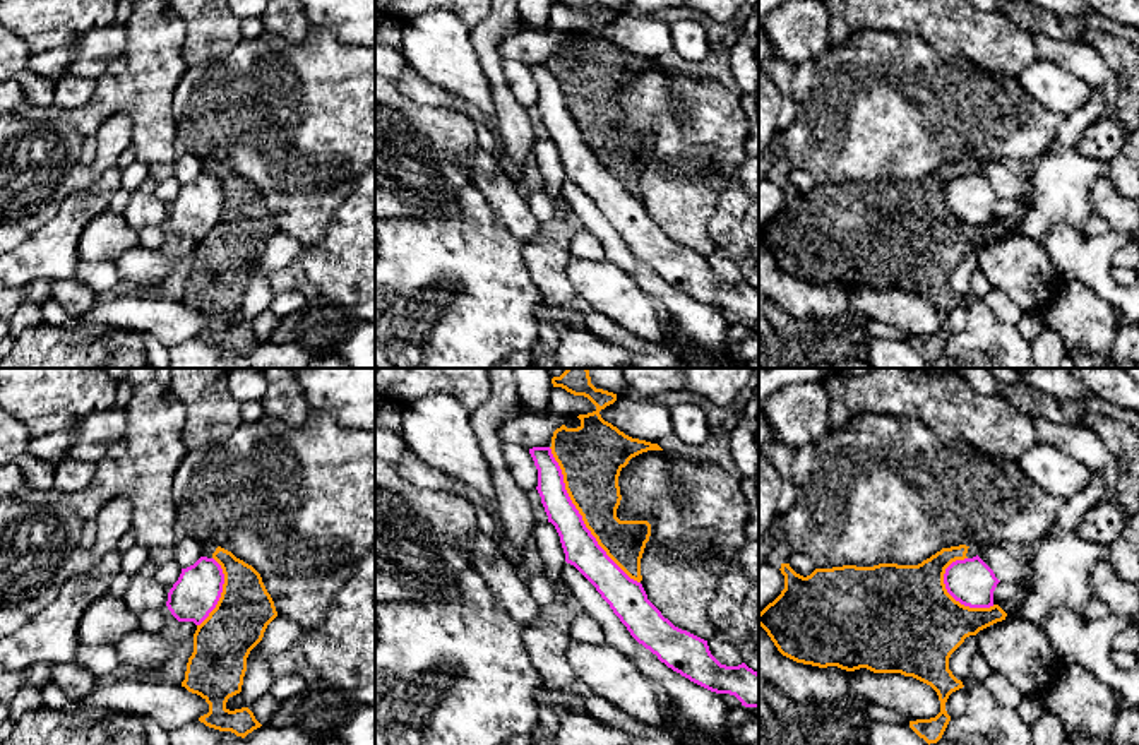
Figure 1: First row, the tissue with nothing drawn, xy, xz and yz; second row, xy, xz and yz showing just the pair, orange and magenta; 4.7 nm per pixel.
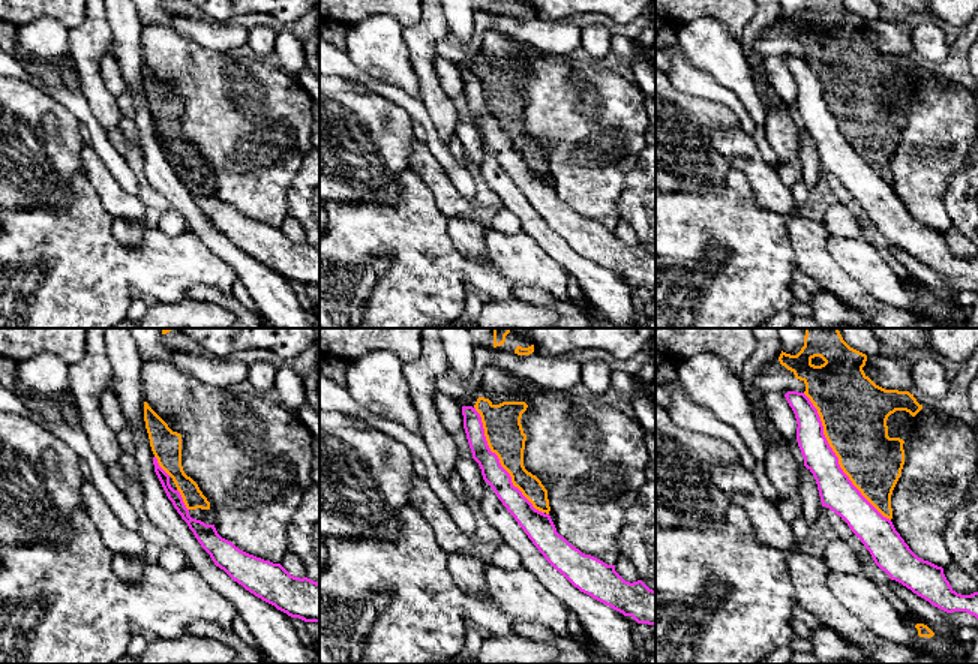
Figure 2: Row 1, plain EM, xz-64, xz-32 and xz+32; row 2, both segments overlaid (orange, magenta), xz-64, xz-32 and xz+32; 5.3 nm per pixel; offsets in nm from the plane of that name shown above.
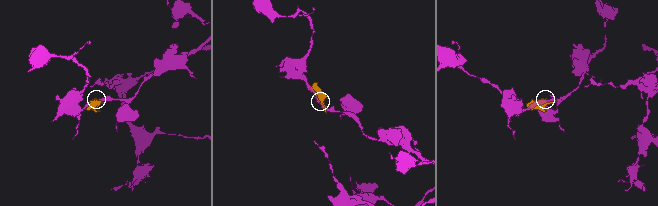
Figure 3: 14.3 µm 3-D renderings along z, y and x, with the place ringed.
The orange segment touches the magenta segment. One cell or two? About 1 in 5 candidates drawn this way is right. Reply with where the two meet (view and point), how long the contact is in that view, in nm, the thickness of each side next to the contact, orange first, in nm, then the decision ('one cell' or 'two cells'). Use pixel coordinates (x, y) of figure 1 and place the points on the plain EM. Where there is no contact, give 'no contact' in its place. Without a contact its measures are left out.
contact xz (583, 134); length 750 nm; calibres 280 and 160 nm; two cells

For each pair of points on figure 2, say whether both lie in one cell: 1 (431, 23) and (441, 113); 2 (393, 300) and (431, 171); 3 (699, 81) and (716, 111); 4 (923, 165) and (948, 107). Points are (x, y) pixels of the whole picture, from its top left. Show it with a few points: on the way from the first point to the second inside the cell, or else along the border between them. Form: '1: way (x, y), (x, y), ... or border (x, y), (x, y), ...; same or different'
1: way (425, 45), (425, 72), (431, 90); same
2: border (411, 170), (428, 188), (435, 206), (446, 215); different
3: border (677, 87), (699, 98), (722, 102), (740, 120); different
4: way (930, 150), (938, 137), (941, 122); same

